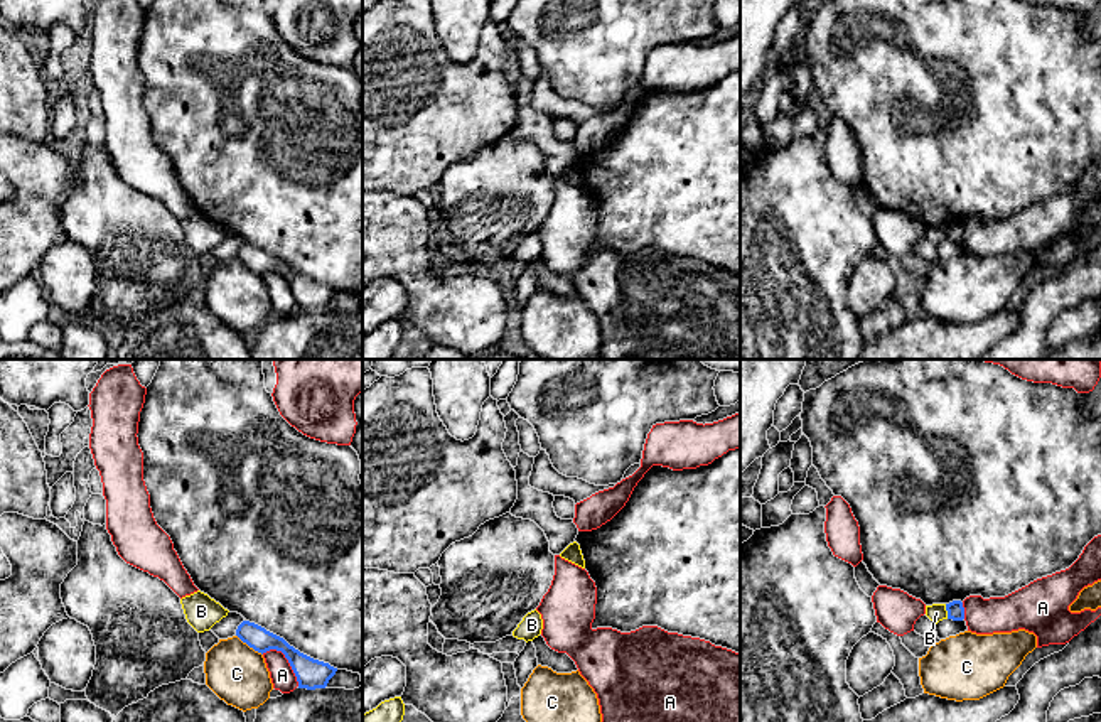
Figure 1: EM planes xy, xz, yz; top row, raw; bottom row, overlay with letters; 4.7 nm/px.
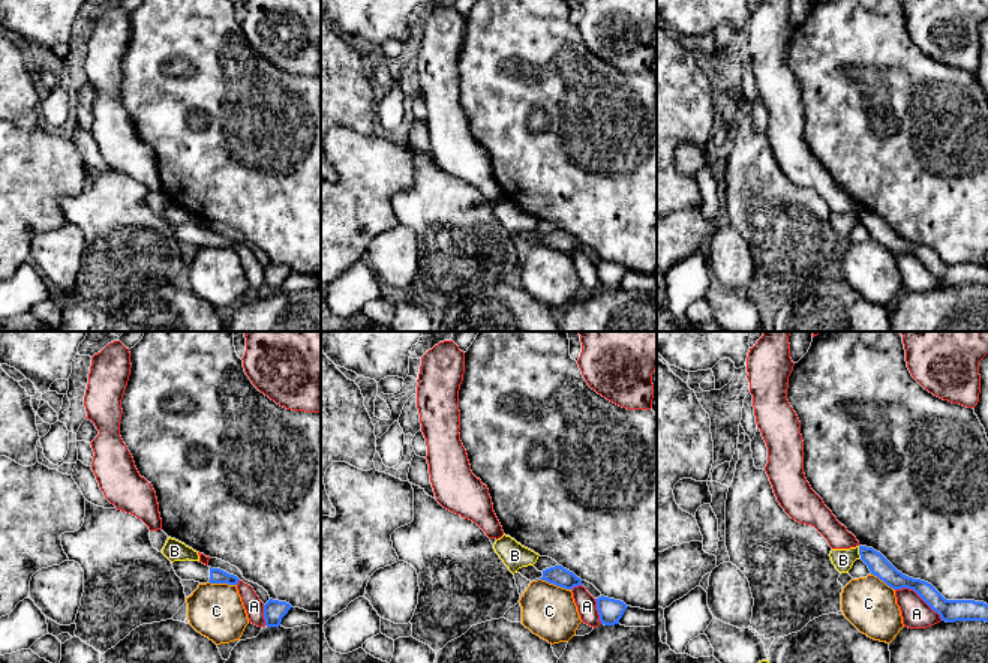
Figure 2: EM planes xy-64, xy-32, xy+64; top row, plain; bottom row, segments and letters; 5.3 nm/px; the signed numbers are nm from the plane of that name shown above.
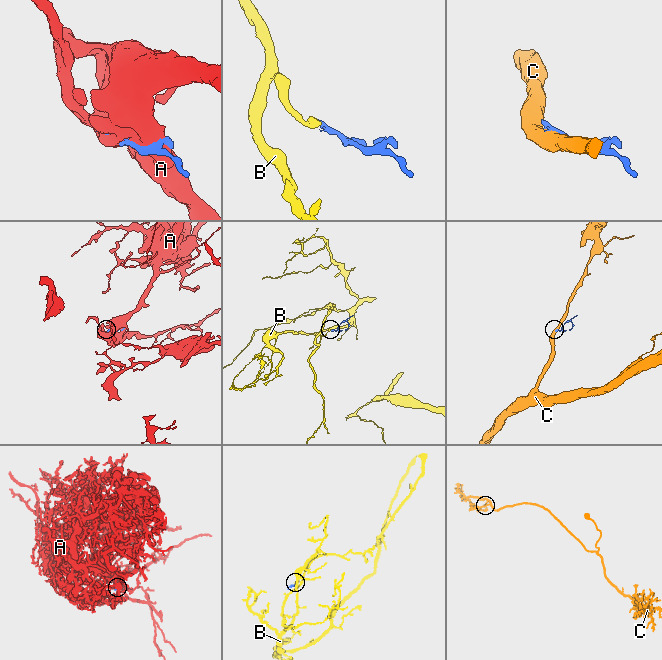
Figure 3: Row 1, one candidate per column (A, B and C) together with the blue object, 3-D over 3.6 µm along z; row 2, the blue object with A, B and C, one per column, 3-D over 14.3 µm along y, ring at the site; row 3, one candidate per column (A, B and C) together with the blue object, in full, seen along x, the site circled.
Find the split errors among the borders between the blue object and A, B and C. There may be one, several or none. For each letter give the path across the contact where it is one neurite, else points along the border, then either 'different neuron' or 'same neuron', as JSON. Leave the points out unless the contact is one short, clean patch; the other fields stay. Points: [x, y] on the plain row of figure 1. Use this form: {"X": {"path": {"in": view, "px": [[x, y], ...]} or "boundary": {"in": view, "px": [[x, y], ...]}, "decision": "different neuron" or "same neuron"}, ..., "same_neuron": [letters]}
{"A": {"decision": "different neuron"}, "B": {"boundary": {"in": "yz", "px": [[945, 226], [948, 240]]}, "decision": "different neuron"}, "C": {"boundary": {"in": "xy", "px": [[236, 257], [262, 277]]}, "decision": "different neuron"}, "same_neuron": []}

